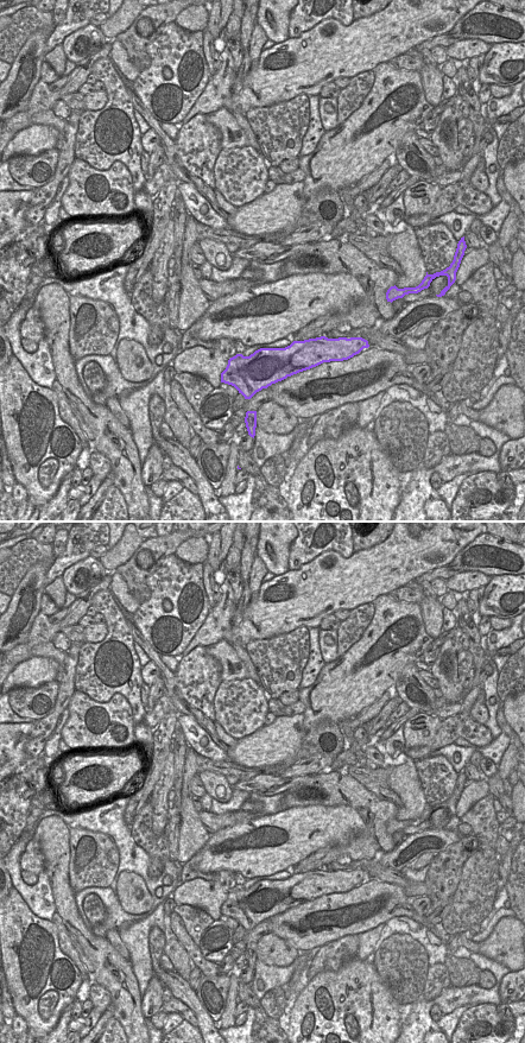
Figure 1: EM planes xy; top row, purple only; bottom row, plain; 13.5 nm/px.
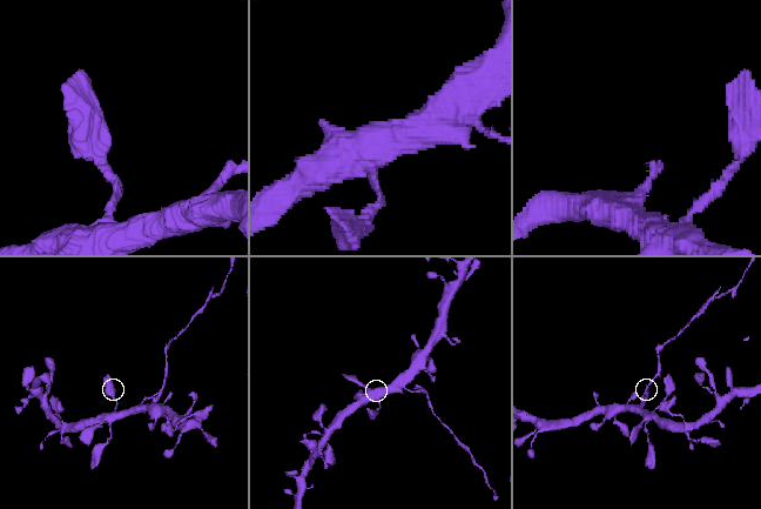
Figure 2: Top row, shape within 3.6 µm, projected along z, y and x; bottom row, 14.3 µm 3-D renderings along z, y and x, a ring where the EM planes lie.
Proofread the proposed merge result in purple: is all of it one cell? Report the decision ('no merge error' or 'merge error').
merge error

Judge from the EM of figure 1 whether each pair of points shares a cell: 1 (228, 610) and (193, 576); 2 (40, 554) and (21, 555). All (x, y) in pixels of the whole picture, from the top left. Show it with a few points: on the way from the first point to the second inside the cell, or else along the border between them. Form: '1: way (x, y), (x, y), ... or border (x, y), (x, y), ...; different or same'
1: border (210, 608), (203, 624), (196, 632); different
2: way (36, 554), (26, 554); same

